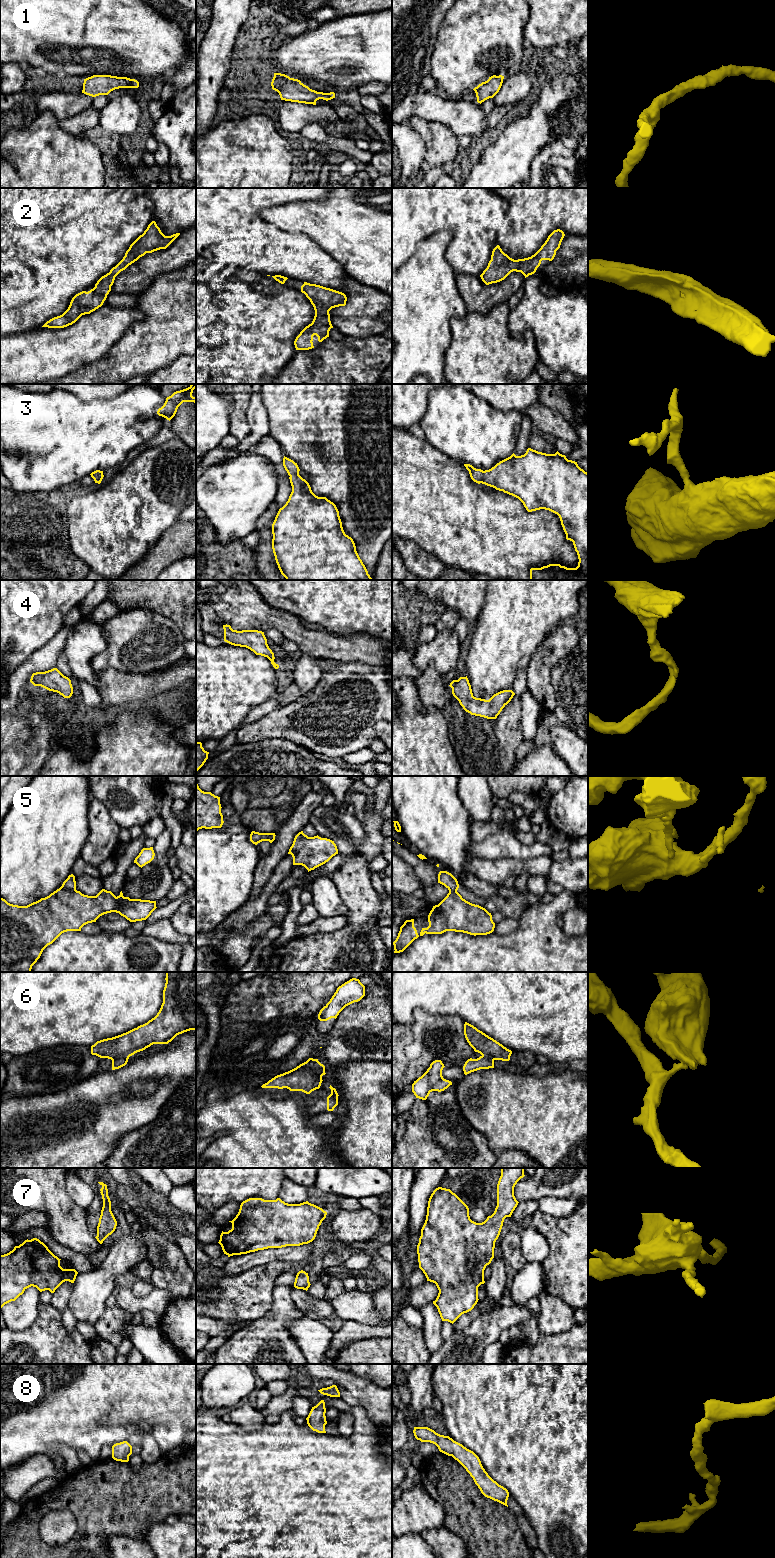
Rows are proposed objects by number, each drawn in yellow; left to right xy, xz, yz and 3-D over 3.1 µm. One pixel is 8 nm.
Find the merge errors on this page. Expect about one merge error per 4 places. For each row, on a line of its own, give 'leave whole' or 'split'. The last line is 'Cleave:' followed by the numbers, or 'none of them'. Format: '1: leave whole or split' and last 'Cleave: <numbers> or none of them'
1: leave whole
2: leave whole
3: leave whole
4: leave whole
5: split
6: split
7: leave whole
8: leave whole
Cleave: 5, 6

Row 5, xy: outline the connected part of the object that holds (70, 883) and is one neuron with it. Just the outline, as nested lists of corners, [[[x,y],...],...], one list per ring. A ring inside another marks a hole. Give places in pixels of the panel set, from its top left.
[[[73,874],[69,875],[68,878],[63,882],[61,888],[76,891],[75,876]]]

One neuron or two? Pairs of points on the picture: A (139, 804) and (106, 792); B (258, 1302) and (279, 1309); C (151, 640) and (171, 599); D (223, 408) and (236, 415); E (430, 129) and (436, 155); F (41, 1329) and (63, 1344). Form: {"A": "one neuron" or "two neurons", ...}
{"A": "one neuron", "B": "two neurons", "C": "two neurons", "D": "two neurons", "E": "one neuron", "F": "one neuron"}

